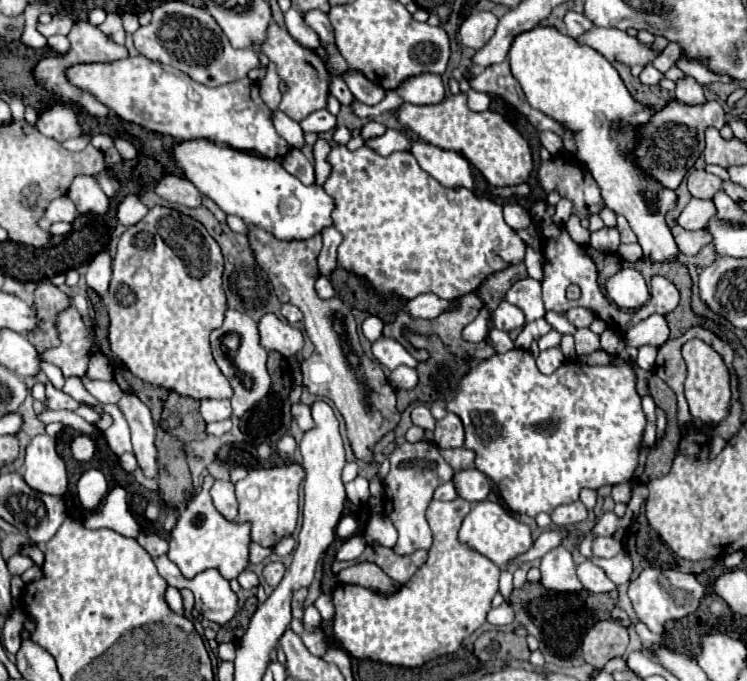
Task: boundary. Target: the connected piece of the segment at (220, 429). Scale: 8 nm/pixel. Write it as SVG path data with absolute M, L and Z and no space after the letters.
M230 420L212 422L212 424L206 424L206 434L210 434L210 436L222 436L222 434L226 434L230 428L232 428L232 422L230 422Z

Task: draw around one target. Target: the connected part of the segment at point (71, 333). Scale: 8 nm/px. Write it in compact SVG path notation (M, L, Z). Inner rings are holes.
M68 306L56 314L54 326L58 330L60 344L48 348L44 352L44 358L58 366L66 378L84 376L94 342L92 332L82 320L82 314L74 306Z

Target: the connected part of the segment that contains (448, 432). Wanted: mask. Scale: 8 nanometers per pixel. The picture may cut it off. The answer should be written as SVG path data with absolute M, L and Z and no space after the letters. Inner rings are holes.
M448 412L442 420L436 422L436 430L434 430L434 442L442 448L460 448L464 444L464 428L462 428L462 420Z

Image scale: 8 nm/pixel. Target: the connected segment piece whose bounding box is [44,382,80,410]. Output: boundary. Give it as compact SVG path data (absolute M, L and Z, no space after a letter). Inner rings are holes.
M48 382L46 384L46 400L44 400L44 406L48 410L76 410L80 404L74 398L70 398L68 394L56 390L52 386L52 382Z

